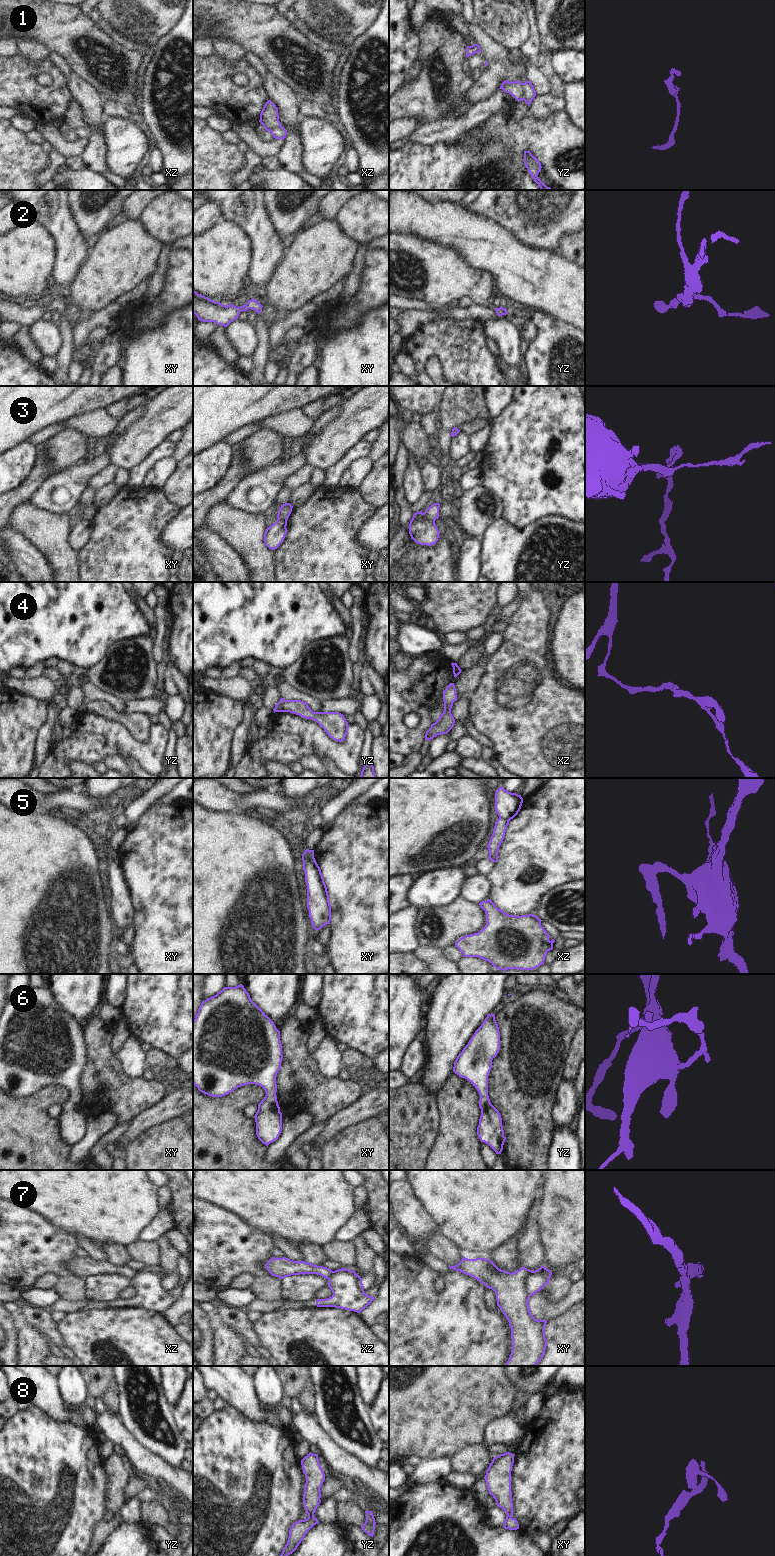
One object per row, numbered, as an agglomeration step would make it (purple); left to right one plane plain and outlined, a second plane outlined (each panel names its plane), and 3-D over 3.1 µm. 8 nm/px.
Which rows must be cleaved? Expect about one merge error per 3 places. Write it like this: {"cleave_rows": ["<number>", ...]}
{"cleave_rows": ["1", "3", "5", "7"]}

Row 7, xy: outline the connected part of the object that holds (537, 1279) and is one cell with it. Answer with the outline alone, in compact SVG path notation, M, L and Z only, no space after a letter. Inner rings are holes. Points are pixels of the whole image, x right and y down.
M541 1266L538 1270L531 1271L526 1279L526 1286L530 1296L543 1289L549 1283L551 1275L552 1272L544 1266Z

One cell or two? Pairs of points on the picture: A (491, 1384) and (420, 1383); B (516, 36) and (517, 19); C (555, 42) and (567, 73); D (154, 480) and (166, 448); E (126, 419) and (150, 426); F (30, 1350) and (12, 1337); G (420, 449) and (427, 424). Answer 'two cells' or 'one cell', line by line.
A: one cell
B: one cell
C: two cells
D: two cells
E: two cells
F: two cells
G: two cells

